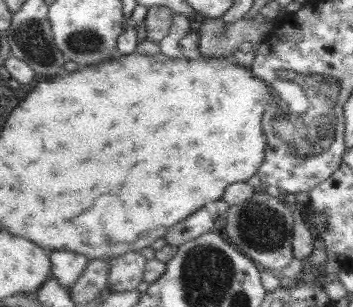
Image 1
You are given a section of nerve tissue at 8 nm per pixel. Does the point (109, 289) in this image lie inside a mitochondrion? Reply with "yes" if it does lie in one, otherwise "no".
no

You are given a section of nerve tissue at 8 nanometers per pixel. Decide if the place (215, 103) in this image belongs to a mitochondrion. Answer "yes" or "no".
no

